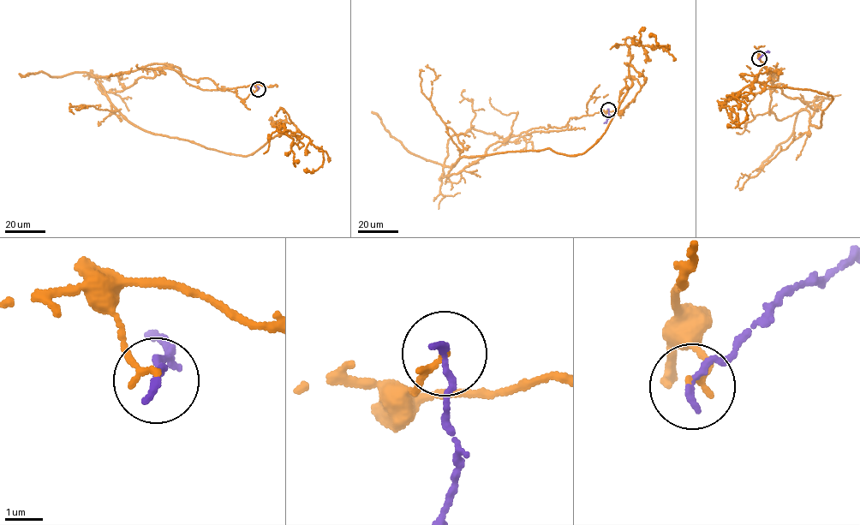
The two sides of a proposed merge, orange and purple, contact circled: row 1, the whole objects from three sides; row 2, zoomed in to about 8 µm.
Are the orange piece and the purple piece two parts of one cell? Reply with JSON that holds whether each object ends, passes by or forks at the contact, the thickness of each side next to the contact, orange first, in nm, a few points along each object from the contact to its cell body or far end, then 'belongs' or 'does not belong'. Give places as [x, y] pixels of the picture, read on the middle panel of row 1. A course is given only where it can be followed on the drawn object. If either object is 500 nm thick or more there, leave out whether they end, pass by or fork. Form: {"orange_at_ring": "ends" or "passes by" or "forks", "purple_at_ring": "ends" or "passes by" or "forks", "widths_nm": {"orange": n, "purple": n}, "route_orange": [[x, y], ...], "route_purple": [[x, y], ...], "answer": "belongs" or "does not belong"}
{"orange_at_ring": "ends", "purple_at_ring": "ends", "widths_nm": {"orange": 150, "purple": 190}, "route_orange": [[608, 109], [507, 136], [448, 174], [462, 156], [586, 152], [632, 83], [627, 38], [669, 49], [649, 34]], "route_purple": [[608, 110], [609, 116], [603, 123]], "answer": "does not belong"}

